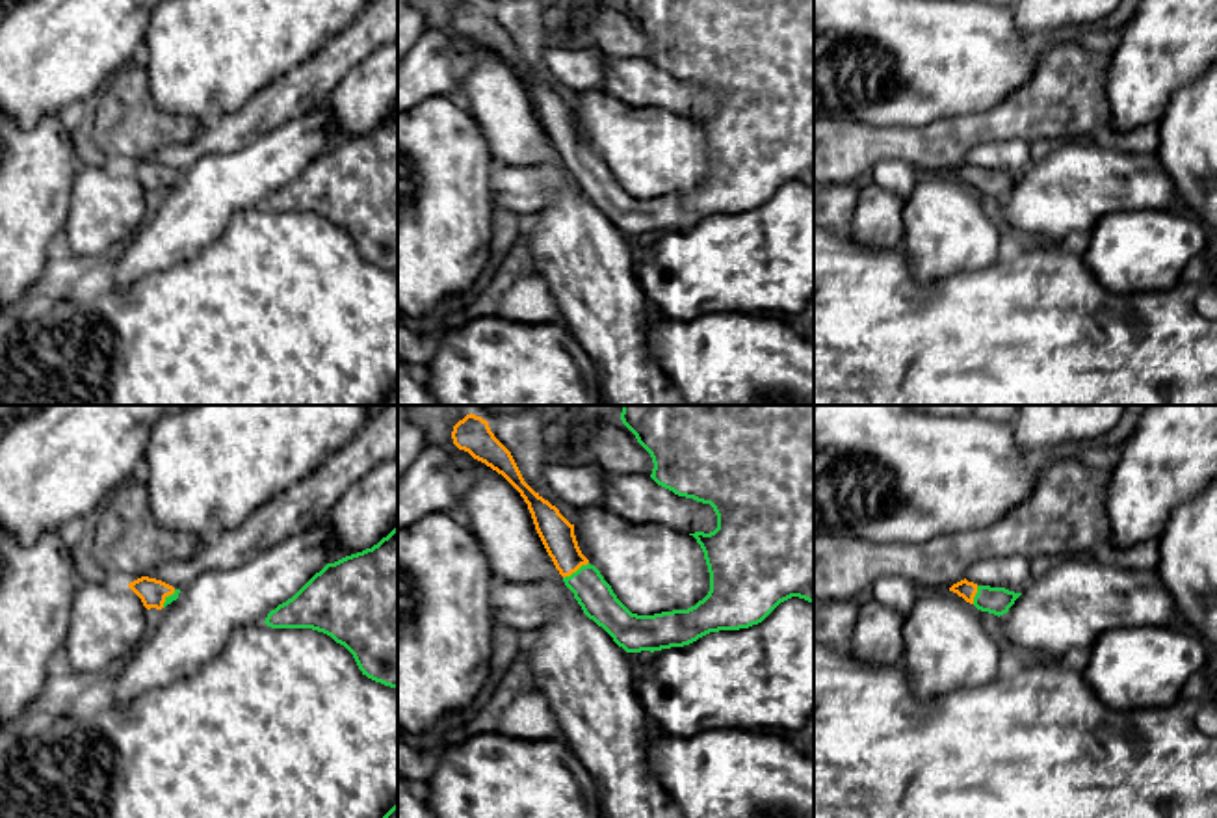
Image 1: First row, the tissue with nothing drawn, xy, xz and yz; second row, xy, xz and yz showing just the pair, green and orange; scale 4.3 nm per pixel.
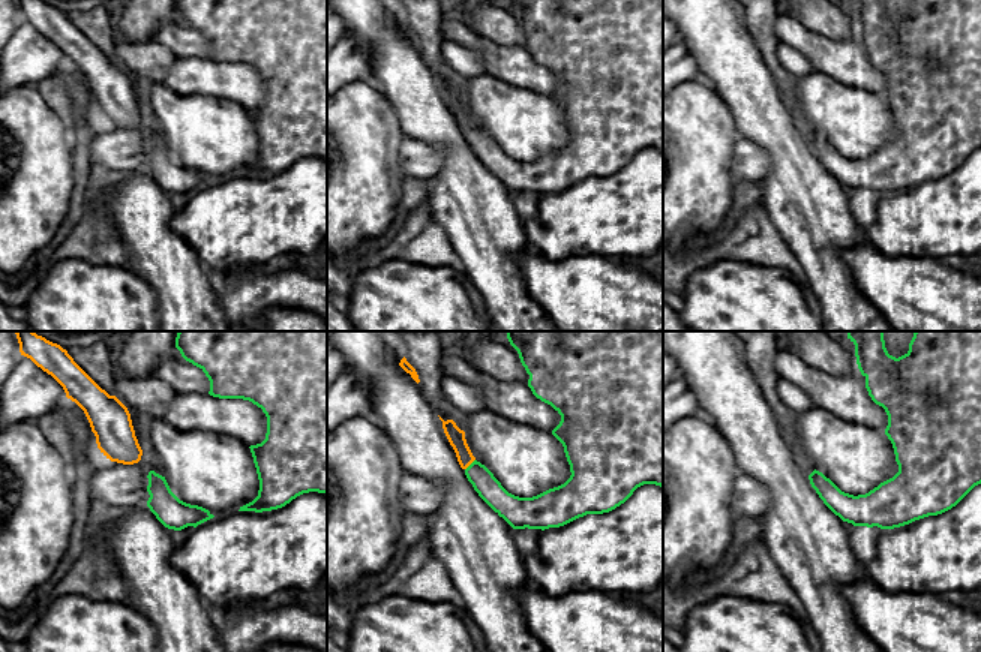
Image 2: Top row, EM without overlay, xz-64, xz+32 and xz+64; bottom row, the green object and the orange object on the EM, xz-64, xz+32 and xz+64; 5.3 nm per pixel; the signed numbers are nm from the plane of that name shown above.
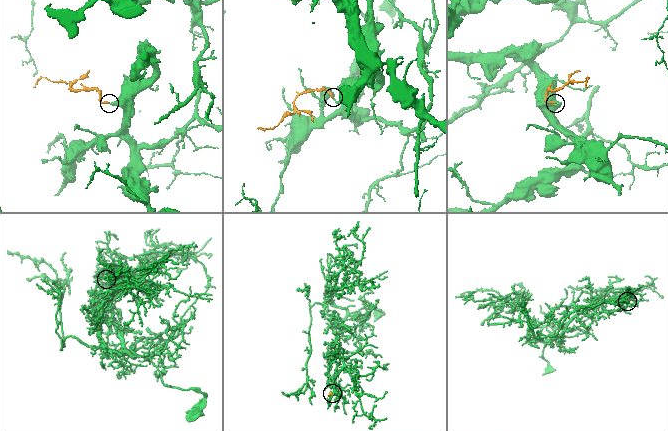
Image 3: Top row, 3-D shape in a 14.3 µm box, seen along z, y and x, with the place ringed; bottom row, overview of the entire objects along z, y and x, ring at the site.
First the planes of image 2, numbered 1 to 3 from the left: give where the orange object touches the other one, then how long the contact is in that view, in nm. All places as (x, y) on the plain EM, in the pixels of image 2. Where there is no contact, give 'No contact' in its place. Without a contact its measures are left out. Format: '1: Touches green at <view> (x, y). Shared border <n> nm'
1: No contact
2: Touches green at xz+32 (470, 129). Shared border 80 nm
3: No contact

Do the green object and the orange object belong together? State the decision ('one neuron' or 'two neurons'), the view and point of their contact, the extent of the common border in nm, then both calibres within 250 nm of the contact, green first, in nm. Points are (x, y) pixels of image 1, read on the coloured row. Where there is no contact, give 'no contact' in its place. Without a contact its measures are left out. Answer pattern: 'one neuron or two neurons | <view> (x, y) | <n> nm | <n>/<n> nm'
one neuron | xz (576, 571) | 130 nm | 160/150 nm

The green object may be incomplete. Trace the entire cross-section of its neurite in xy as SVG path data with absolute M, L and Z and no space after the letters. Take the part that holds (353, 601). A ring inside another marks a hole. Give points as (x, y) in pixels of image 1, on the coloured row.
M398 526L372 548L327 563L264 623L323 632L353 654L362 675L398 688Z

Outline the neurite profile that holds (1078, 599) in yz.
M1063 558L1022 591L1007 614L998 617L1001 634L1035 658L1059 660L1072 649L1089 649L1094 640L1119 627L1191 623L1191 610L1165 584L1158 569L1126 569L1091 558Z

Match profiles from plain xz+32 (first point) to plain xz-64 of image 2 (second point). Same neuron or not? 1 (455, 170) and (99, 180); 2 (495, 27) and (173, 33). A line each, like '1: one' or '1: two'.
1: two
2: one

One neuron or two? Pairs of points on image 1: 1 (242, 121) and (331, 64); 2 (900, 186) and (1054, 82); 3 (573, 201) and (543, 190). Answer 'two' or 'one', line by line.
1: one
2: two
3: two

